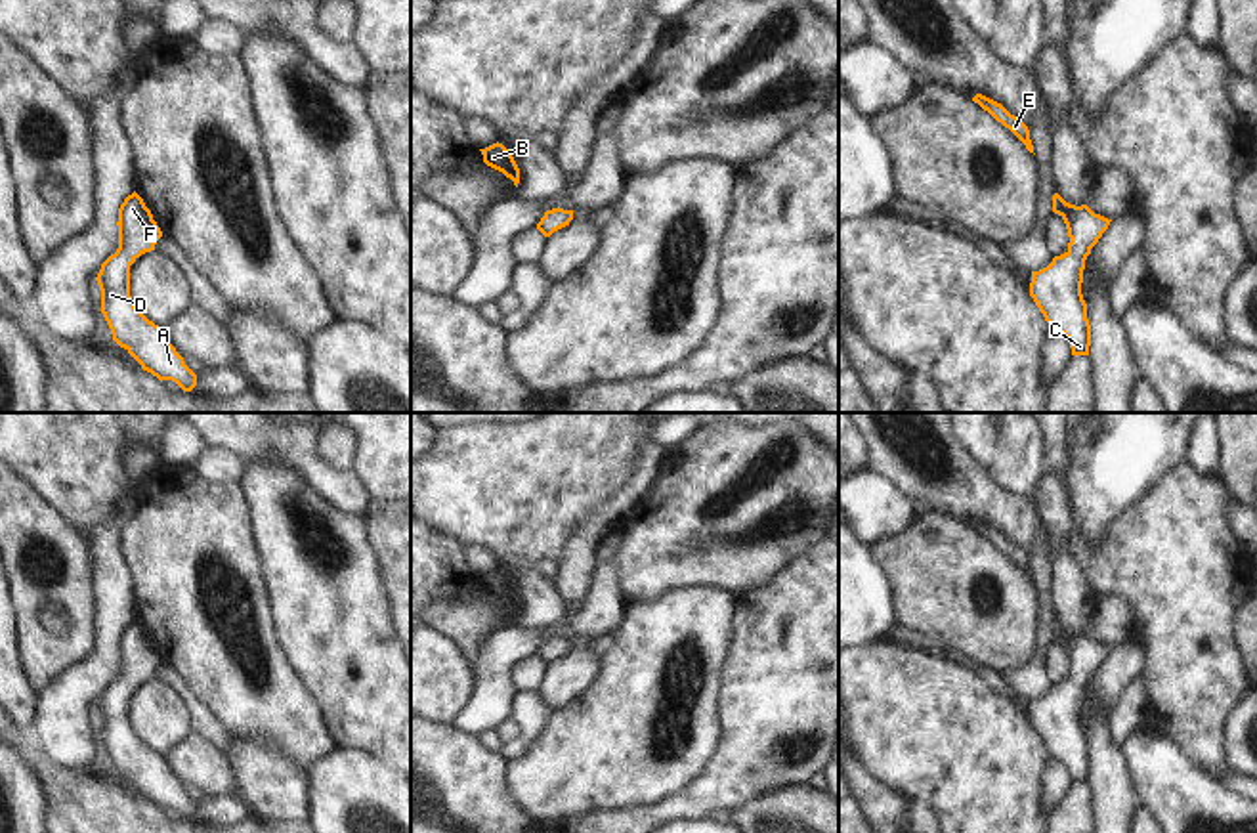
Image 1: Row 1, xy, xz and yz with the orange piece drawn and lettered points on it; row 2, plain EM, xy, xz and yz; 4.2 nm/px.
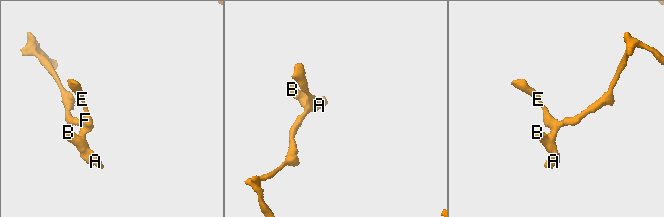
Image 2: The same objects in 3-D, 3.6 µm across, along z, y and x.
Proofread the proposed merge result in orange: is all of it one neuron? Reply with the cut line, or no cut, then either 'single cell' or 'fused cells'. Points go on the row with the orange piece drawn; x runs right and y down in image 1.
no cut | single cell

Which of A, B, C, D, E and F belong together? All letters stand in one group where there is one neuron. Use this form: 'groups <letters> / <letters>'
groups A B C D E F

